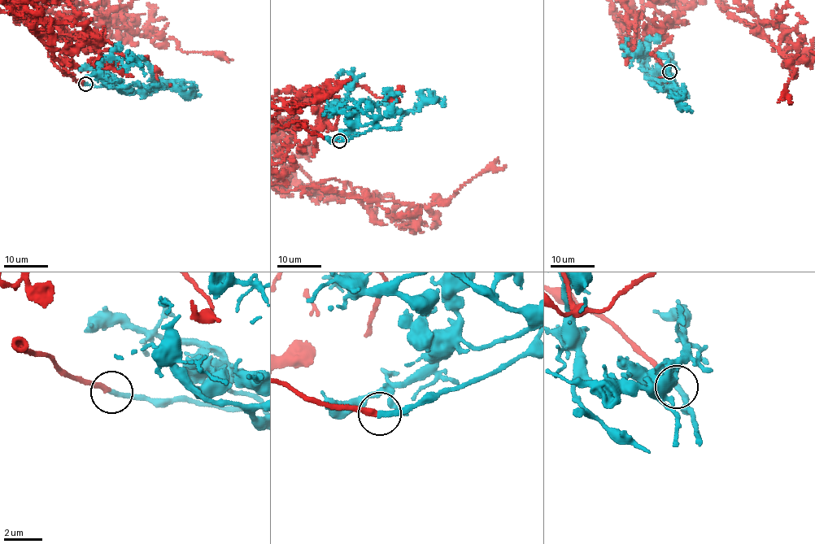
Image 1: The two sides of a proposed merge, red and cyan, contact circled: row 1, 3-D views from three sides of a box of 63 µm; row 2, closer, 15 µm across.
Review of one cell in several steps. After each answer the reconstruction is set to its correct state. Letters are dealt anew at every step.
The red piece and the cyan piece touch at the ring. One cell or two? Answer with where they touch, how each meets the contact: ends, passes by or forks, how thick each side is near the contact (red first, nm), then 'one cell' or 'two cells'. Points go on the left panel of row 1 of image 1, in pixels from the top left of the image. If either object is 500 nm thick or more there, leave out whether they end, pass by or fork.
at (85, 84); red ends there; cyan ends there; 300 nm thick on the red side, 280 nm on the other; one cell

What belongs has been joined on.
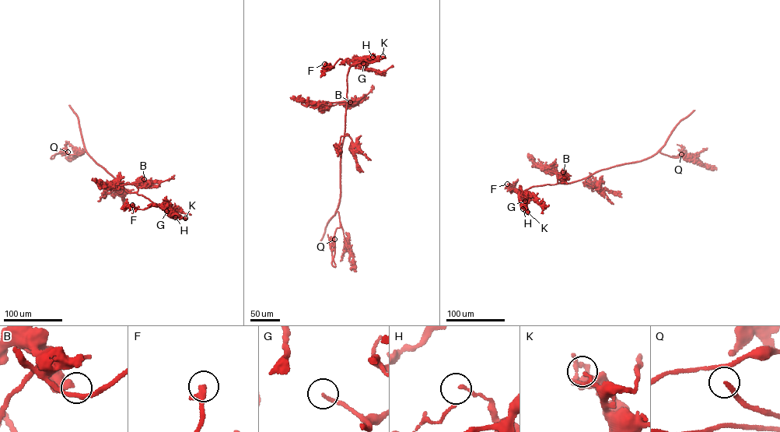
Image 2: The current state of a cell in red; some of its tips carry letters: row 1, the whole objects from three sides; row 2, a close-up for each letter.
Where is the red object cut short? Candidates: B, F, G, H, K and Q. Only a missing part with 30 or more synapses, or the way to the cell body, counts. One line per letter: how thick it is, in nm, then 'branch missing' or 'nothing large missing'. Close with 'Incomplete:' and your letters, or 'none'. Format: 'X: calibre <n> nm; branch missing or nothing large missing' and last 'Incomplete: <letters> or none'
B: calibre 360 nm; branch missing
F: calibre 280 nm; branch missing
G: calibre 150 nm; branch missing
H: calibre 160 nm; nothing large missing
K: calibre 150 nm; nothing large missing
Q: calibre 90 nm; branch missing
Incomplete: B, F, G, Q

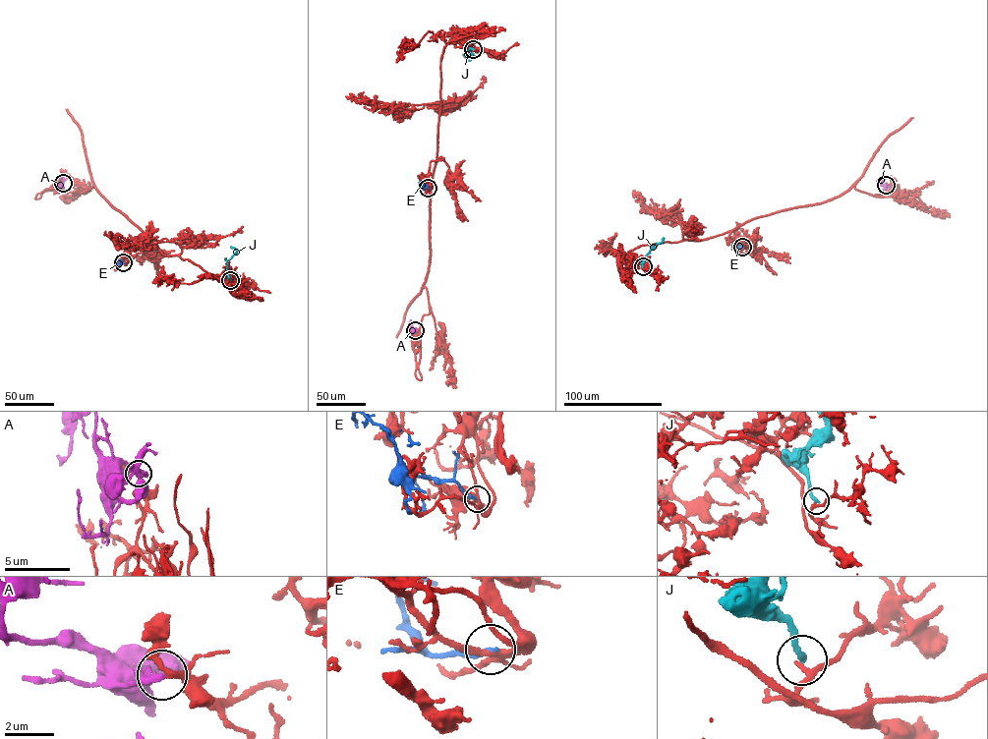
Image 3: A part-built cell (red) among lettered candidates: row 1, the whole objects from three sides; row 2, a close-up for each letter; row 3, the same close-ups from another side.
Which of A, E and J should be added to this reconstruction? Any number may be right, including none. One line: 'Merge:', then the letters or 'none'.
Merge: A

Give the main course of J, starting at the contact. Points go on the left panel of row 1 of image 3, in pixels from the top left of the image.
J: (230, 280), (225, 271), (226, 262), (237, 251), (230, 247)

